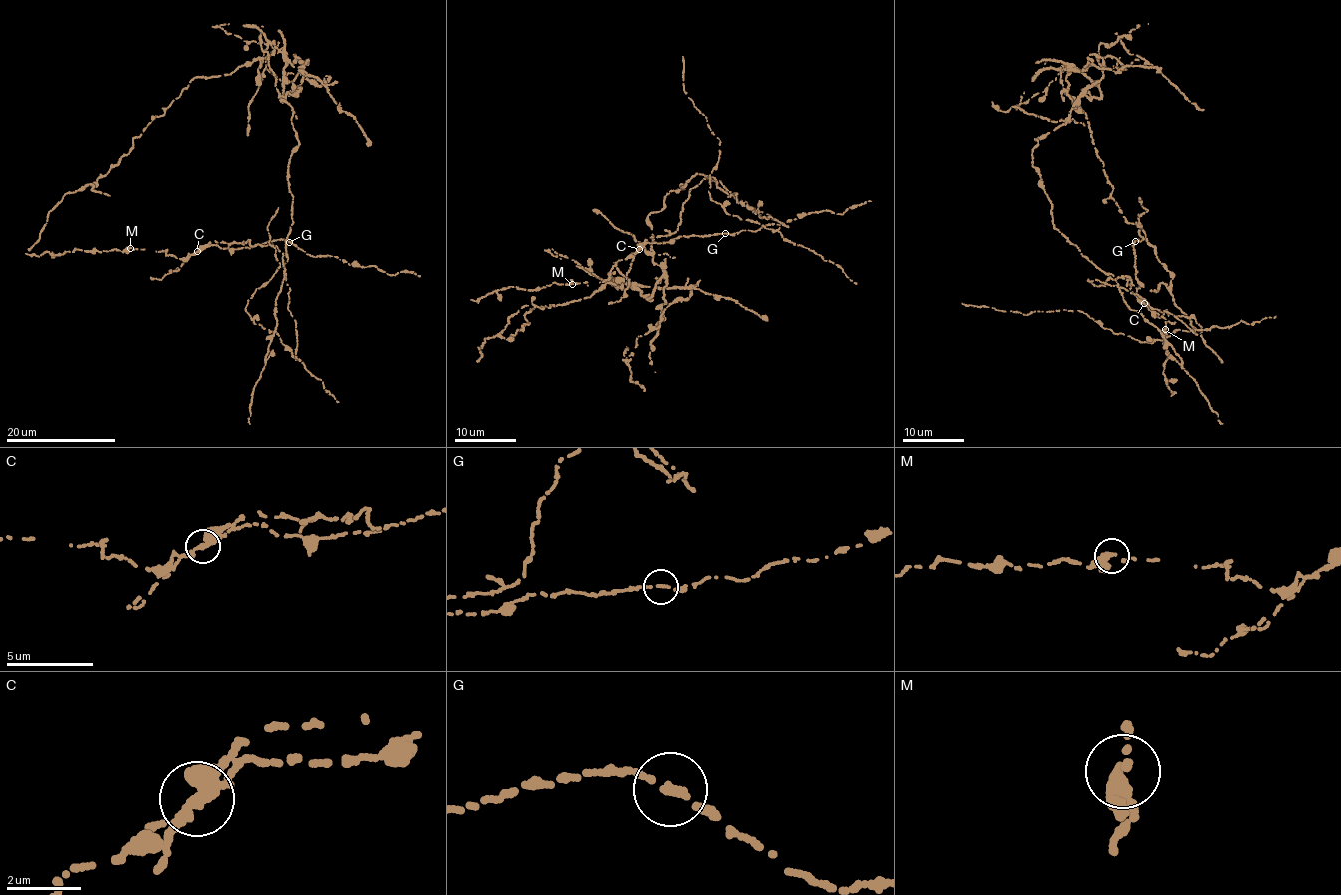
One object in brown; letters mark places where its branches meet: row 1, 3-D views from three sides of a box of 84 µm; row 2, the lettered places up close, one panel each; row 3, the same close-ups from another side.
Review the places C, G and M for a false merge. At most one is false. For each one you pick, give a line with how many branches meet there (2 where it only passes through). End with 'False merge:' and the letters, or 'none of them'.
C: 2 branches meet
False merge: C

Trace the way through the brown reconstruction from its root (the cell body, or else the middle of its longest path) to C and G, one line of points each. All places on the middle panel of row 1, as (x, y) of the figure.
C: (664, 198), (697, 173), (731, 193), (703, 178), (688, 191), (670, 240), (638, 248)
G: (664, 198), (697, 173), (729, 197), (720, 181), (703, 178), (688, 191), (677, 230), (666, 237), (726, 234)

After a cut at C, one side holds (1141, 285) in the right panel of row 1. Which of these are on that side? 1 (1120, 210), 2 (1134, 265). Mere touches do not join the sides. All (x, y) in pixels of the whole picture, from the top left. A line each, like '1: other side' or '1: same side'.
1: other side
2: same side

